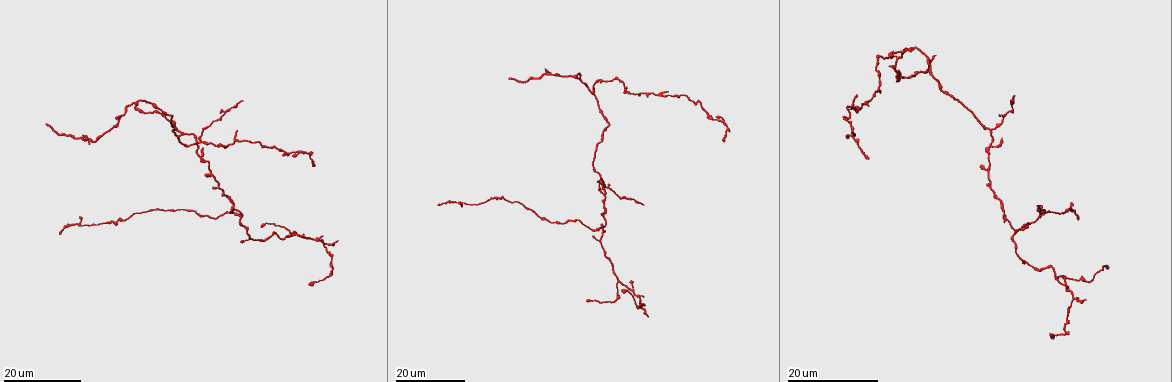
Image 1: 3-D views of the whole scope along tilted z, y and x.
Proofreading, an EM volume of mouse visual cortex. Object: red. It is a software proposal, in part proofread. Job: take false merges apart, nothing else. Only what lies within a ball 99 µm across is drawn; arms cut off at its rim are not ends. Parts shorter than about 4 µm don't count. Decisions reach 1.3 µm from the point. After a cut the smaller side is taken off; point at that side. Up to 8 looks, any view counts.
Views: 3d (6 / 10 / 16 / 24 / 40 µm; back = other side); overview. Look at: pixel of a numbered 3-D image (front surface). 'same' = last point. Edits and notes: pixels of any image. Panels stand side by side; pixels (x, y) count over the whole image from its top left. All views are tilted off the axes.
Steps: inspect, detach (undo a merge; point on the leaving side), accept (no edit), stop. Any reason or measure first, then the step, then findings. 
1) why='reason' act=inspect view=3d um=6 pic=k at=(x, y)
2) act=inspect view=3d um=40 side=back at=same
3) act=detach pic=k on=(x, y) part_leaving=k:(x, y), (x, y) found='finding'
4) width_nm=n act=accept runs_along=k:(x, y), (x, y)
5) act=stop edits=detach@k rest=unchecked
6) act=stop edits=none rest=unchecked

act=inspect view=3d um=24 pic=1 at=(617, 282)

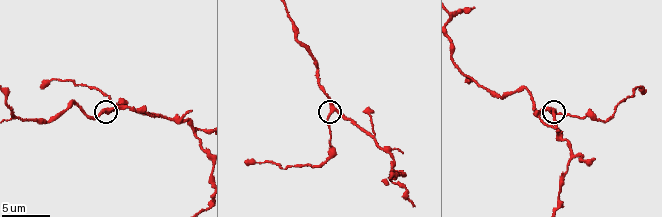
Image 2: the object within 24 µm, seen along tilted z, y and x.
why='zoom in' act=inspect view=3d um=10 pic=2 at=(109, 109)

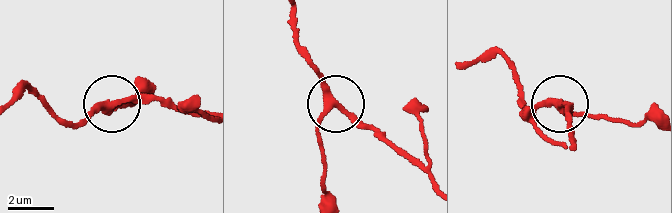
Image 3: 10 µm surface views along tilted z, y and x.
act=accept runs_along=3:(293, 13), (296, 36), (331, 103), (321, 120), (321, 158) found='all the same cell'

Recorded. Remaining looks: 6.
why='three arms meet' act=inspect view=3d um=10 pic=2 at=(574, 156)

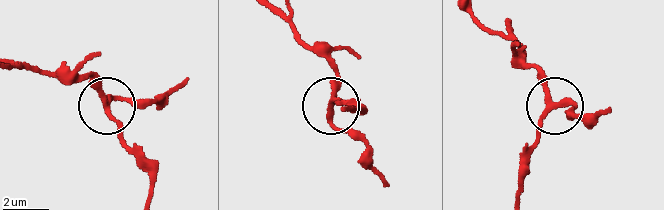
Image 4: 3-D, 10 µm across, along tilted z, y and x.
act=inspect view=3d um=6 pic=4 at=(108, 107)

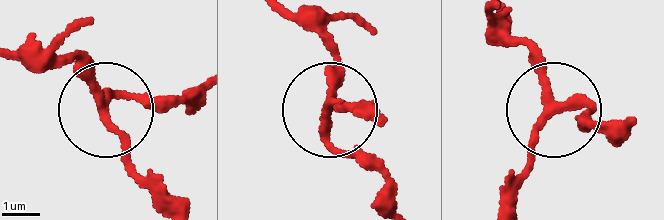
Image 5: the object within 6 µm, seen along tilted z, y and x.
act=accept runs_along=5:(14, 52), (70, 60), (102, 103), (194, 95) found='one cell here'

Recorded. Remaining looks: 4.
why='four arms meet' act=inspect view=3d um=24 pic=1 at=(1005, 220)

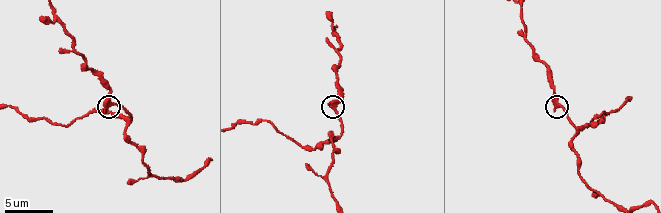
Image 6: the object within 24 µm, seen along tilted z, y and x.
act=inspect view=3d um=10 pic=6 at=(113, 104)

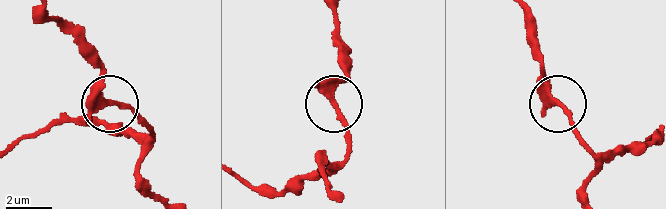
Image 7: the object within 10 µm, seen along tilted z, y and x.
width_nm=260 act=accept runs_along=7:(45, 10), (96, 68), (106, 98), (128, 106), (150, 123) found='one cell here'

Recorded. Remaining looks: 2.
why='two arms in line, one across' act=inspect view=3d um=16 pic=1 at=(590, 90)

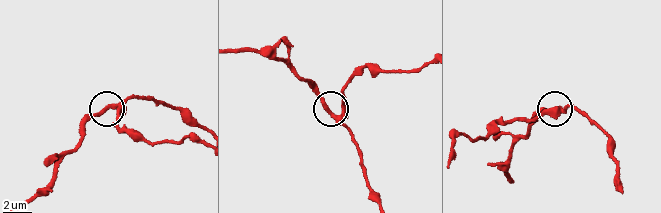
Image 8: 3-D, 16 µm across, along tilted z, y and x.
why='zoom in' act=inspect view=3d um=6 pic=8 at=(339, 115)

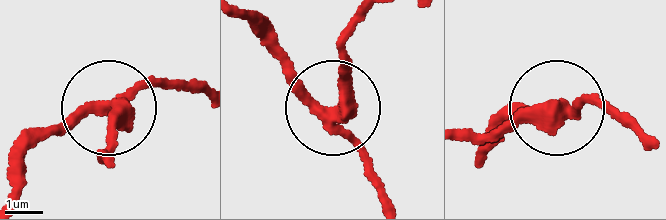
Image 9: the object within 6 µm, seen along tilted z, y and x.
width_nm=360 act=accept found='continuous, no second cell'

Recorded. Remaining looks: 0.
act=stop edits=none rest=unchecked

